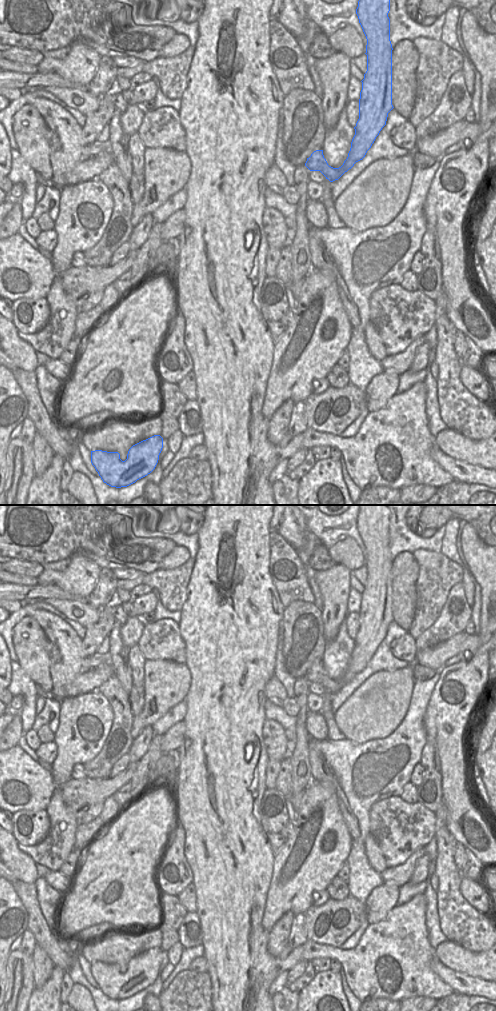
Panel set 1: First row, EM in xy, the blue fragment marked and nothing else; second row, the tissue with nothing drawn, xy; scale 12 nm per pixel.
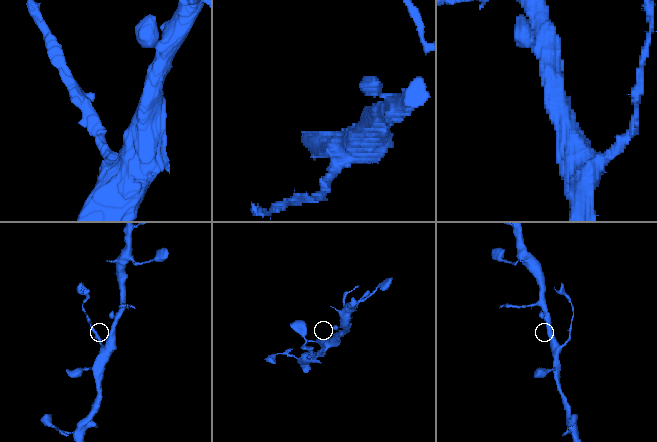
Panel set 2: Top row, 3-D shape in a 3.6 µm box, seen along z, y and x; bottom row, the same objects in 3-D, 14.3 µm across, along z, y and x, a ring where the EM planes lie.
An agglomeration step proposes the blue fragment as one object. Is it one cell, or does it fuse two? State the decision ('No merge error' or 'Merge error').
No merge error

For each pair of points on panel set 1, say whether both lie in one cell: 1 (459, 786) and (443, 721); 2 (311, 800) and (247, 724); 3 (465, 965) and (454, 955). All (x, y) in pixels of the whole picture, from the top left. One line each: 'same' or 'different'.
1: same
2: different
3: same

